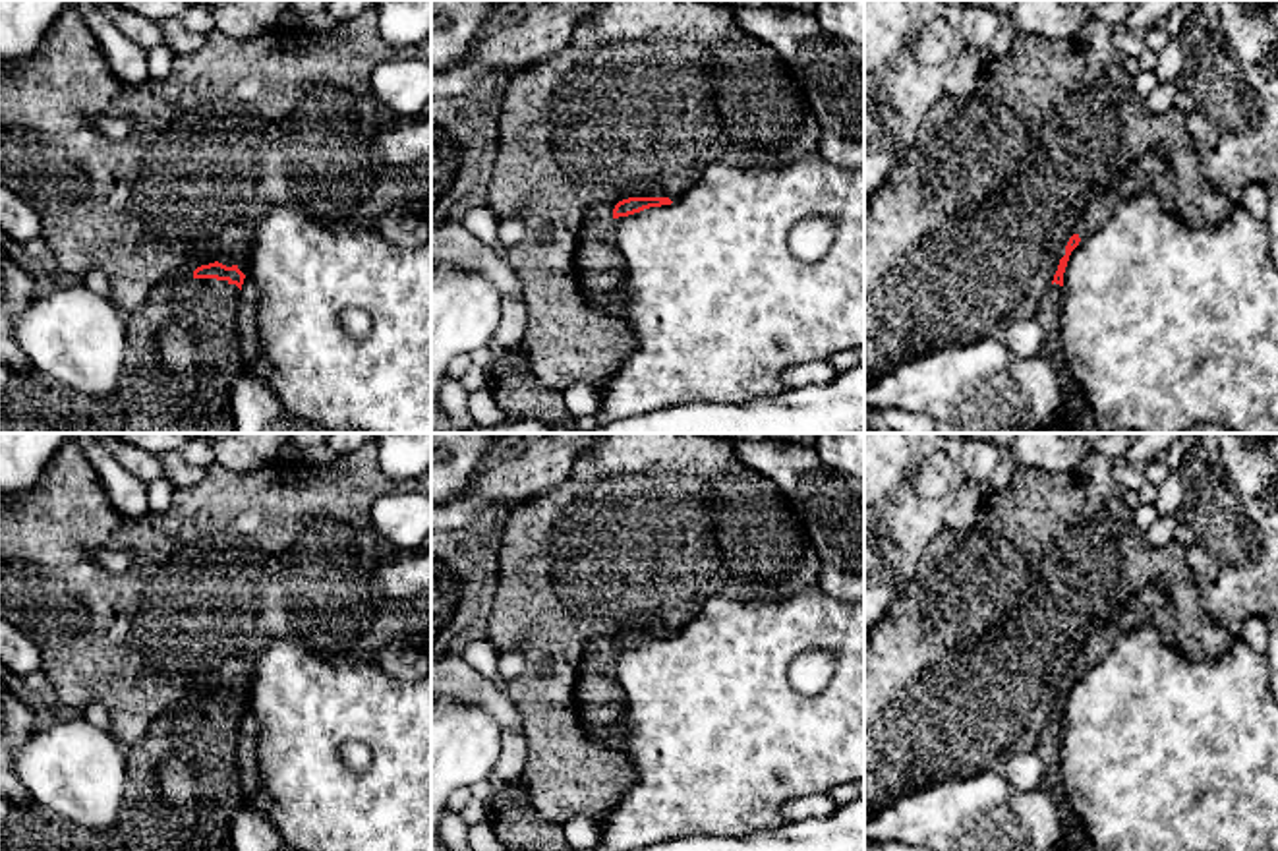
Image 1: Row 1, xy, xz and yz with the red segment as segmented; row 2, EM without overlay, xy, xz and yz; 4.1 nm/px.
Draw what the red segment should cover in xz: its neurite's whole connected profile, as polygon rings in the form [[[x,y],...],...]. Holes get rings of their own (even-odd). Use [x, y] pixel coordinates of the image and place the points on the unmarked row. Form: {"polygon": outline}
{"polygon": [[[628,631],[615,638],[613,652],[628,650],[650,640],[661,640],[671,636],[673,634],[669,631]]]}

